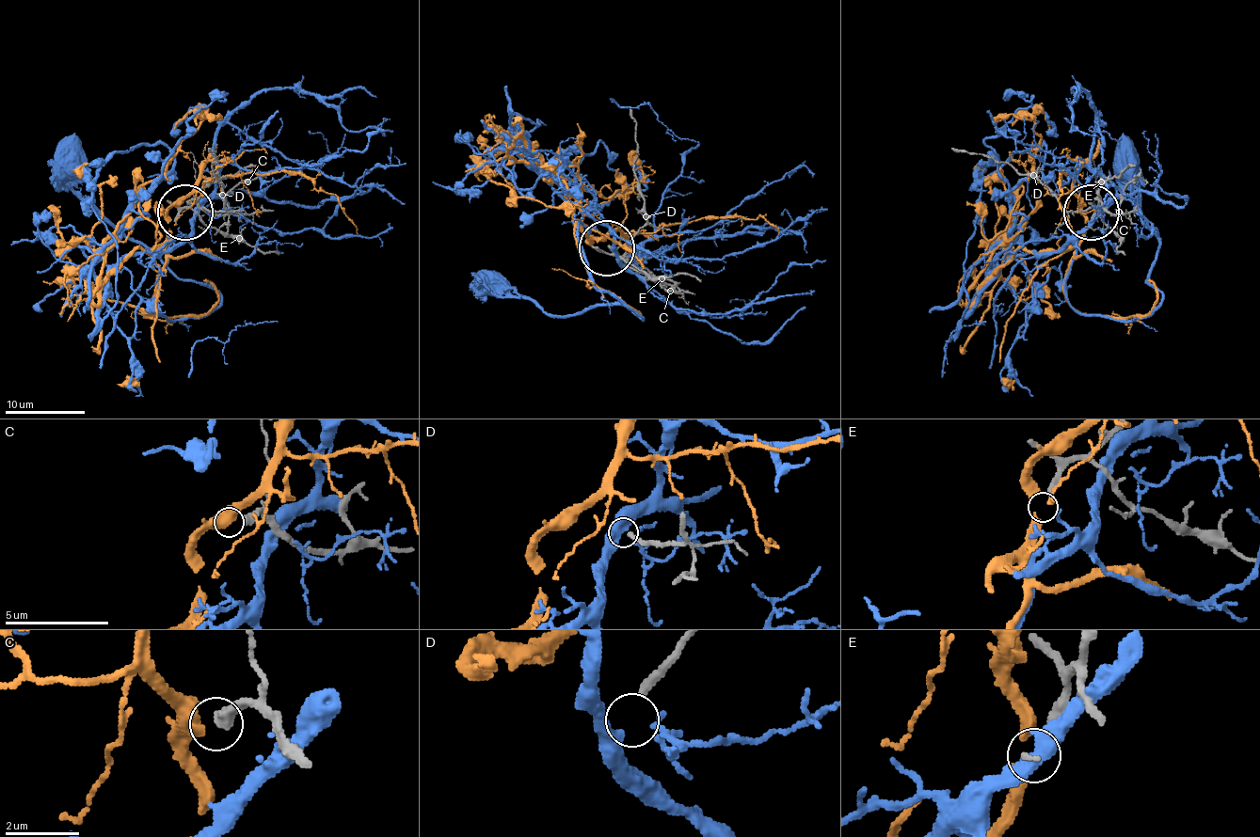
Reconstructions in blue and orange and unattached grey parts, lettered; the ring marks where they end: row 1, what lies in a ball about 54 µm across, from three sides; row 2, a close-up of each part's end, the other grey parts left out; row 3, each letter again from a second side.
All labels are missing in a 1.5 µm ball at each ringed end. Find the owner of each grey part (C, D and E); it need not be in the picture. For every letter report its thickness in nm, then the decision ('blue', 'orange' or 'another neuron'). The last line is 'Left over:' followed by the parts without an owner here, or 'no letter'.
C: calibre 360 nm; orange
D: calibre 240 nm; blue
E: calibre 280 nm; another neuron
Left over: E

